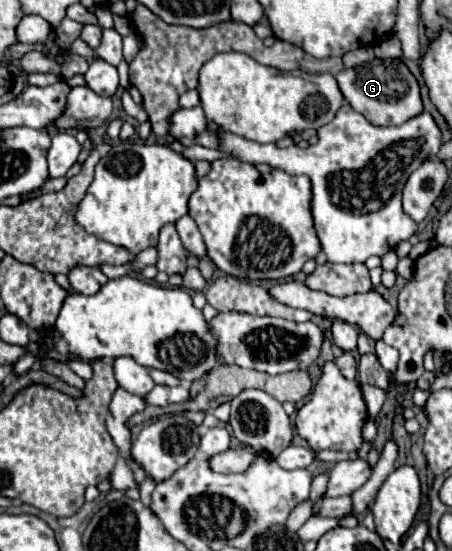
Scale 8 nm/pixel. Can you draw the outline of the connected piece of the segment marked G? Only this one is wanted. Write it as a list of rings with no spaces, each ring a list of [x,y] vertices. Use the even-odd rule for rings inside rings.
[[[375,59],[359,67],[343,69],[335,79],[349,105],[357,113],[363,113],[363,117],[367,117],[367,121],[371,121],[373,125],[379,127],[401,125],[423,111],[417,79],[411,75],[411,71],[403,65],[401,59],[387,59],[387,61]]]

